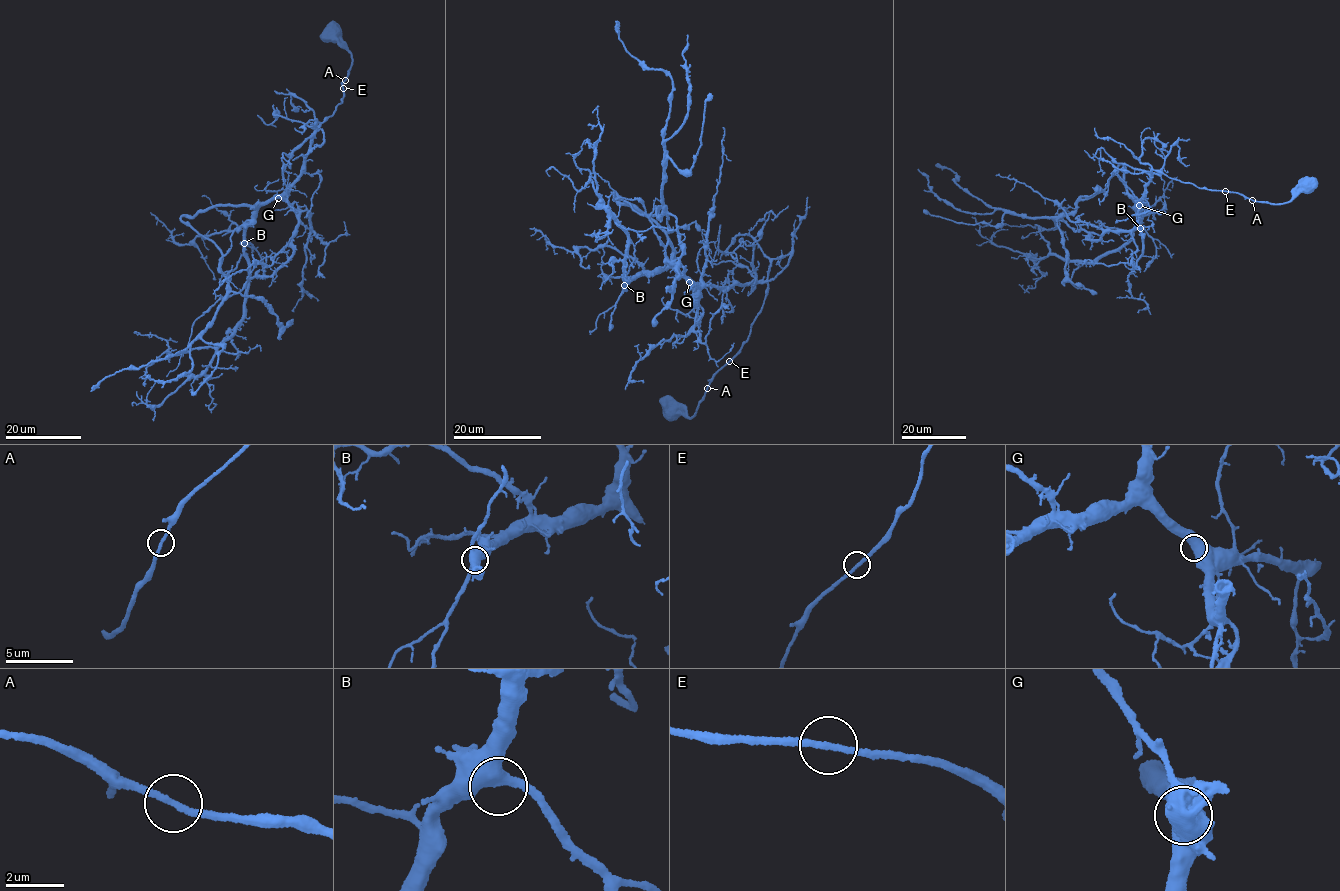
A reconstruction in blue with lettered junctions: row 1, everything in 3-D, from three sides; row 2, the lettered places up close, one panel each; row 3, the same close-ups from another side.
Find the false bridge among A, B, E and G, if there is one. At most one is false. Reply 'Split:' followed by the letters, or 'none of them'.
Split: none of them

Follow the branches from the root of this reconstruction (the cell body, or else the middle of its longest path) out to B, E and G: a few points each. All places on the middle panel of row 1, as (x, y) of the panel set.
B: (670, 410), (675, 417), (694, 414), (709, 379), (748, 338), (767, 283), (725, 292), (671, 267), (624, 285)
E: (670, 410), (670, 415), (675, 417), (682, 414), (691, 417), (709, 379), (729, 361)
G: (670, 410), (675, 417), (694, 414), (709, 379), (748, 338), (766, 295), (761, 281), (725, 292), (689, 282)

